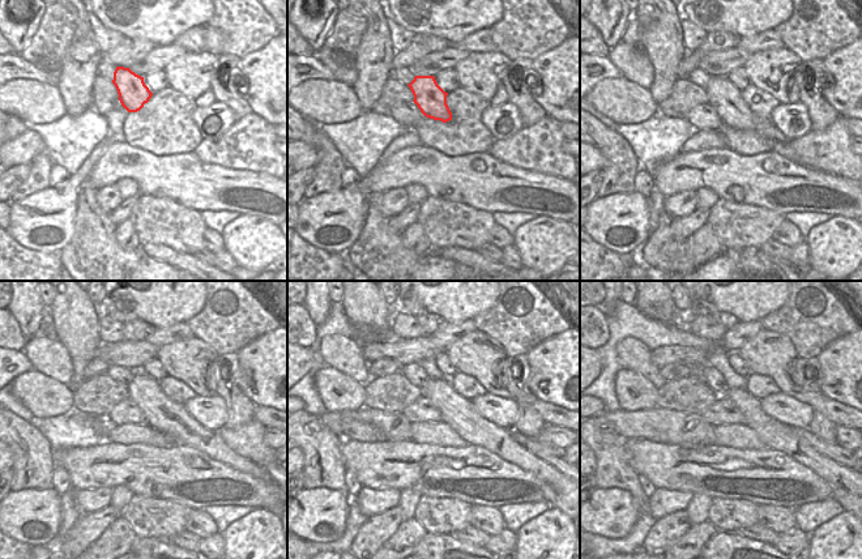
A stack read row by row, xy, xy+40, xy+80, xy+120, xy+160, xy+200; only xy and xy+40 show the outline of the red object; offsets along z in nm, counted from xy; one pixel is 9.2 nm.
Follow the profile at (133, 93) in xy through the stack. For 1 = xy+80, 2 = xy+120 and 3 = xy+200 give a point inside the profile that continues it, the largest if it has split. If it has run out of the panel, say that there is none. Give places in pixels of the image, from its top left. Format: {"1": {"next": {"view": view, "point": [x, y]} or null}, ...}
{"1": {"next": {"view": "xy+80", "point": [724, 97]}}, "2": {"next": {"view": "xy+120", "point": [171, 418]}}, "3": {"next": {"view": "xy+200", "point": [845, 483]}}}

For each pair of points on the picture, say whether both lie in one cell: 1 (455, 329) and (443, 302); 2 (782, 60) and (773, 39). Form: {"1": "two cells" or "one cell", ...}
{"1": "two cells", "2": "two cells"}

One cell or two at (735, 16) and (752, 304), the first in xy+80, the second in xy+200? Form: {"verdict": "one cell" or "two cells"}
{"verdict": "one cell"}

